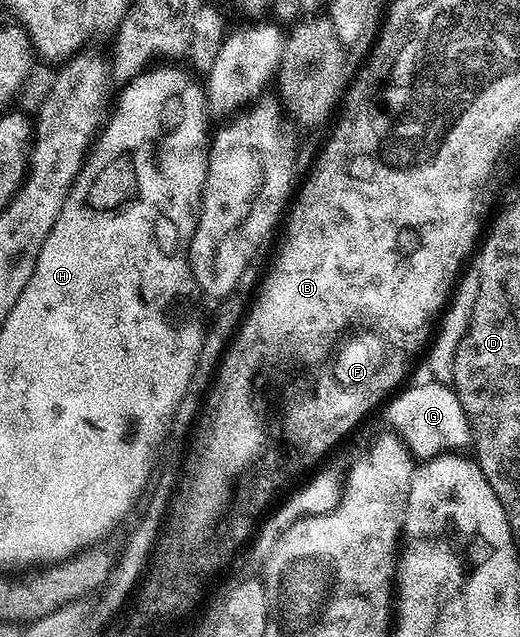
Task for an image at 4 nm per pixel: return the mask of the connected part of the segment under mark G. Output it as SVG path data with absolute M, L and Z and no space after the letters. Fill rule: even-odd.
M433 381L425 382L418 383L407 391L399 390L385 404L387 417L396 427L394 429L402 441L409 447L411 455L418 461L453 452L461 448L458 447L461 443L471 442L470 426L453 386Z

